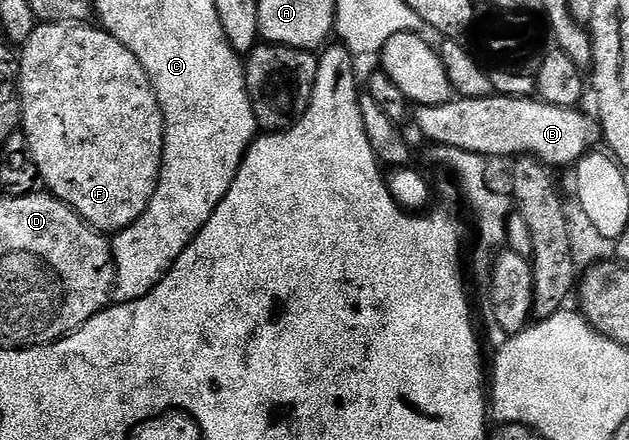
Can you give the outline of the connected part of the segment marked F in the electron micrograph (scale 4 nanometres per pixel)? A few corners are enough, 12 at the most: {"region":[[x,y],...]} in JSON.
{"region":[[90,23],[20,49],[41,184],[113,235],[148,207],[164,119]]}

